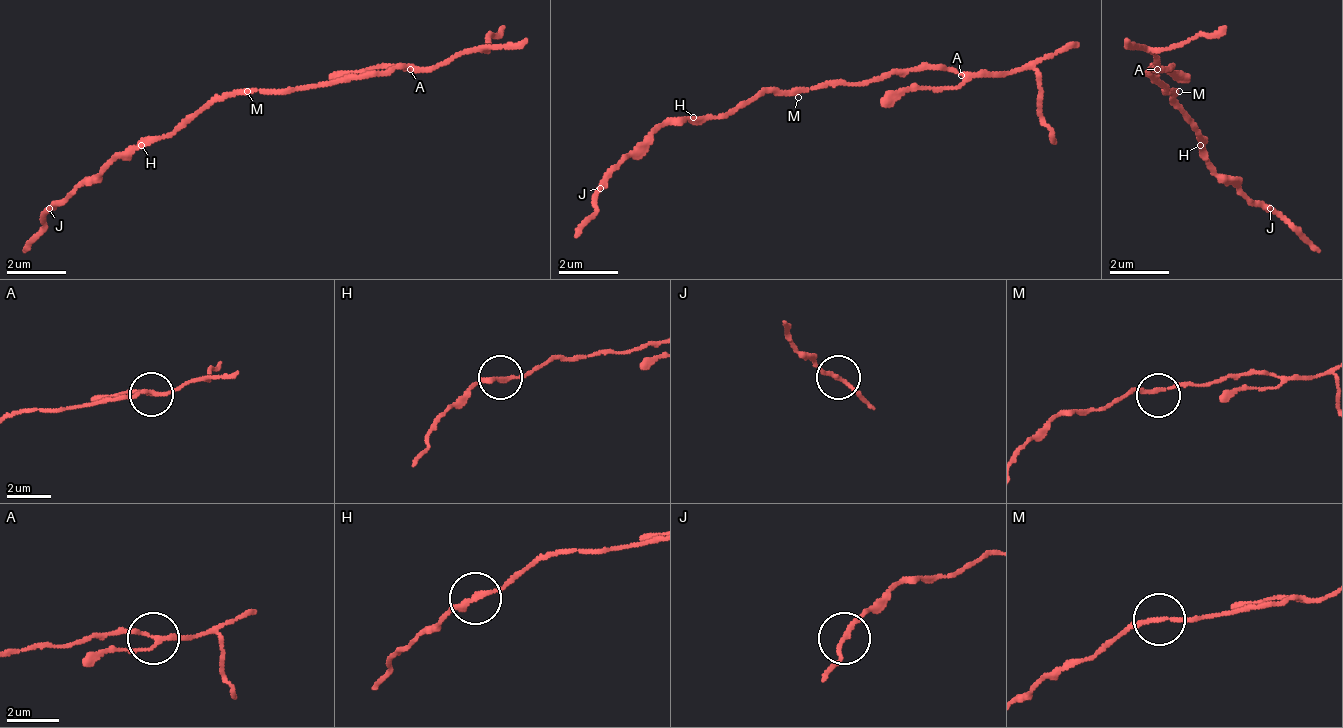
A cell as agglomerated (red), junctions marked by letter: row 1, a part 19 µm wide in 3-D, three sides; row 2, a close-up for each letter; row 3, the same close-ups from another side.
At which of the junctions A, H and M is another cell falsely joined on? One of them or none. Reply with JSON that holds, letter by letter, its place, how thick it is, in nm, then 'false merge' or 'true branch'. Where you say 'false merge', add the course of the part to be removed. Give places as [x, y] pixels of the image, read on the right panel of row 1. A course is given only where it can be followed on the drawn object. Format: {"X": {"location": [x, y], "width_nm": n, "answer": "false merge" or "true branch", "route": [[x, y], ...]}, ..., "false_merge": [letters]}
{"A": {"location": [1157, 69], "width_nm": 160, "answer": "true branch"}, "H": {"location": [1200, 145], "width_nm": 200, "answer": "true branch"}, "M": {"location": [1179, 91], "width_nm": 140, "answer": "true branch"}, "false_merge": []}

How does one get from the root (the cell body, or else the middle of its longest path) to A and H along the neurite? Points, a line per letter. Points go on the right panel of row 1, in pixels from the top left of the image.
A: (1172, 91), (1150, 69), (1157, 69)
H: (1172, 91), (1172, 99), (1194, 121), (1202, 143)

